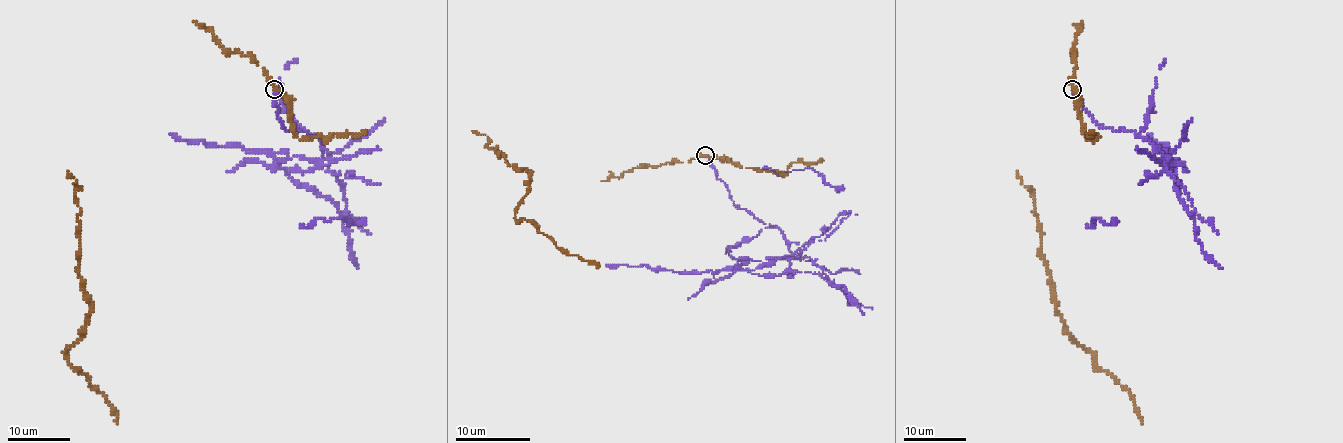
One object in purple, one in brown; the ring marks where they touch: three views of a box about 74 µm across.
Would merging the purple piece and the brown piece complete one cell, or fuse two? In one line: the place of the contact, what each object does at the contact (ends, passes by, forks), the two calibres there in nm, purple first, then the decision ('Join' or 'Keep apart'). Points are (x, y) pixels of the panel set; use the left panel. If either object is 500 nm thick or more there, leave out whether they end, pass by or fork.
Place: (274, 89). At the ring purple ends. At the ring brown passes by. Thickness 280 nm (purple) against 300 nm. Keep apart

